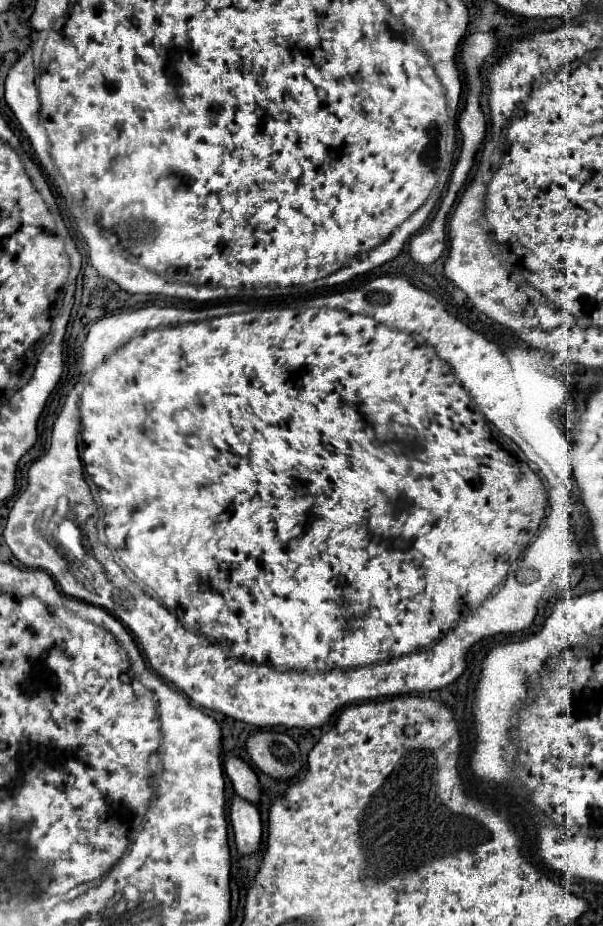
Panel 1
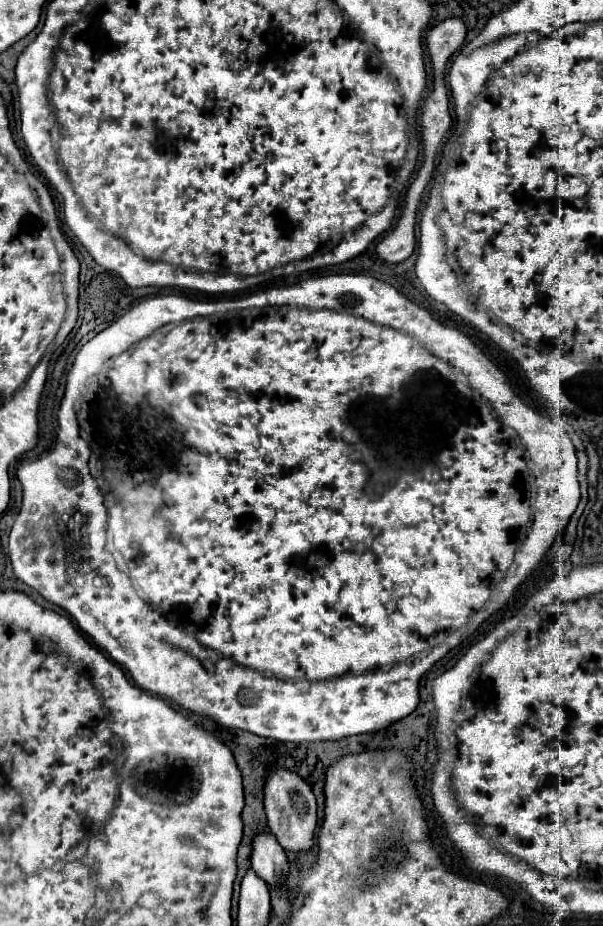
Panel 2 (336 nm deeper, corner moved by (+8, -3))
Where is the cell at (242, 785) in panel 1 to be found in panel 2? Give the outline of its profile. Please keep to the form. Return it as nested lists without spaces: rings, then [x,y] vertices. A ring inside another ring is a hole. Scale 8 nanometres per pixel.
[[[259,830],[253,838],[251,868],[271,886],[279,884],[283,872],[289,872],[285,850],[269,830]]]

